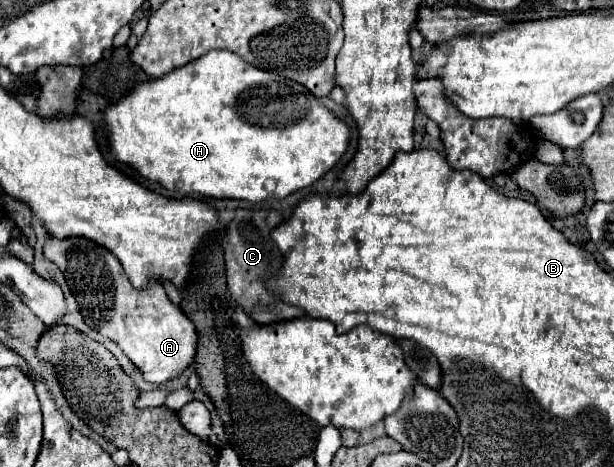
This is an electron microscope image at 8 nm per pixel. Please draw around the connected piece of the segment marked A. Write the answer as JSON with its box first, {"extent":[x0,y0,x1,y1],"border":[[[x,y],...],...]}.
{"extent":[45,239,197,383],"border":[[[55,239],[45,243],[45,257],[59,265],[67,285],[79,305],[83,321],[117,343],[129,361],[141,371],[149,383],[165,383],[179,377],[193,365],[197,351],[197,333],[191,319],[169,301],[163,285],[151,283],[147,289],[137,291],[115,255],[103,247],[95,247],[89,239]]]}

